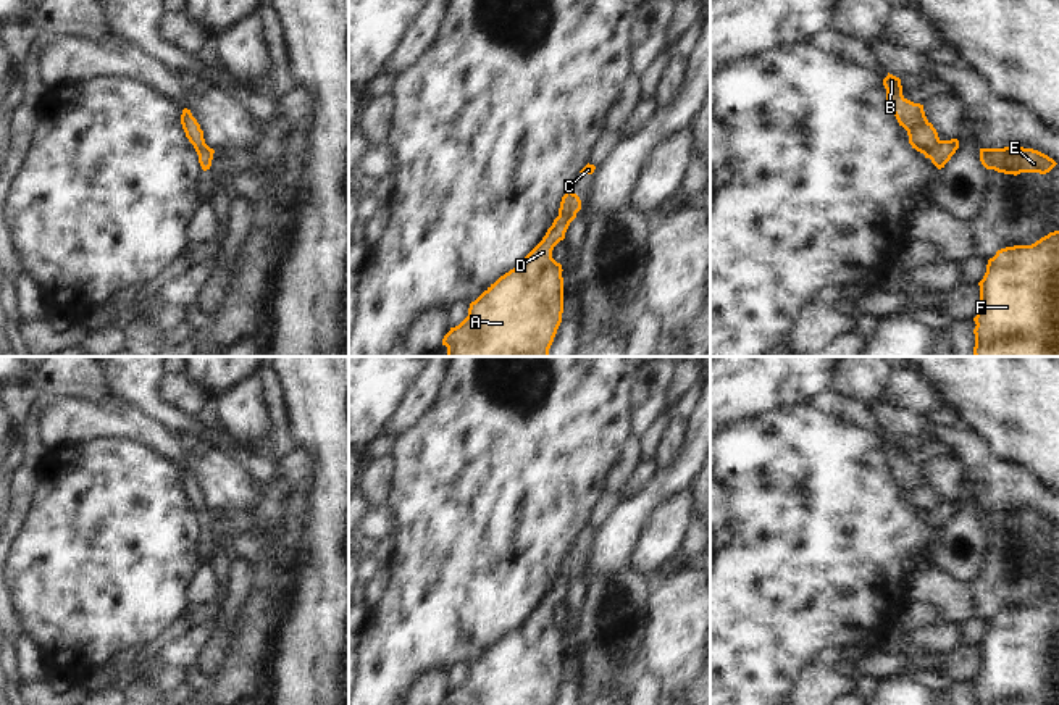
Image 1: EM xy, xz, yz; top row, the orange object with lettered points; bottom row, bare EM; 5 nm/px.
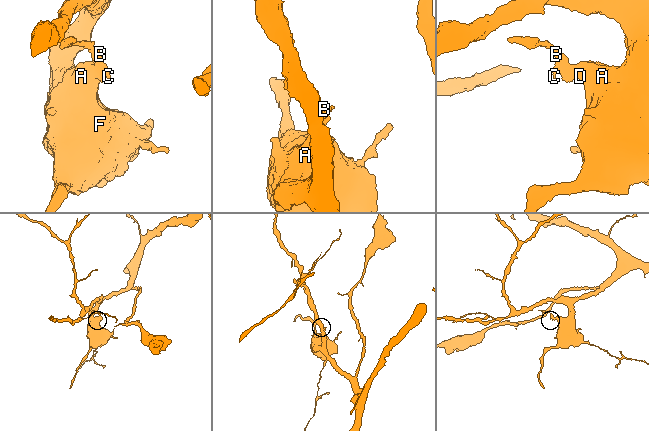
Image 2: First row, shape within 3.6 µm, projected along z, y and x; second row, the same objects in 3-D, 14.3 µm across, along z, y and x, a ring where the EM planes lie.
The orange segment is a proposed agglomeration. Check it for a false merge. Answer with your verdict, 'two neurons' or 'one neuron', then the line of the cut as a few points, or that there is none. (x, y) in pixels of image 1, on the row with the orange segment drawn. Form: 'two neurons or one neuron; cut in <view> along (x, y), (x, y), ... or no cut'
one neuron; no cut

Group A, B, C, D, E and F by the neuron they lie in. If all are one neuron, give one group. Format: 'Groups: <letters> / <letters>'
Groups: A B C D E F.

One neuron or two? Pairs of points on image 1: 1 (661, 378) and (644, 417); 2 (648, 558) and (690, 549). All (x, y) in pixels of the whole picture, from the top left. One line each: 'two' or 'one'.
1: one
2: two

